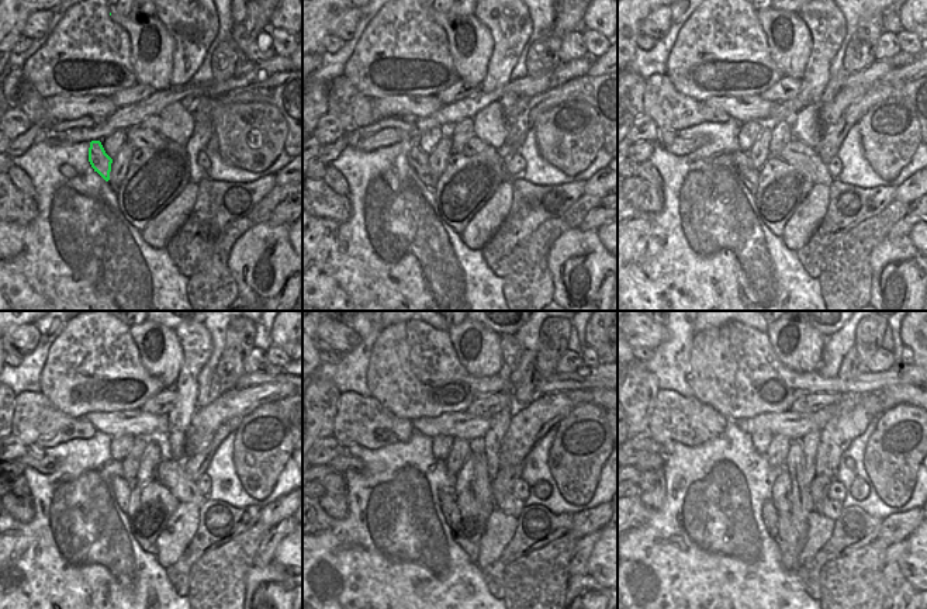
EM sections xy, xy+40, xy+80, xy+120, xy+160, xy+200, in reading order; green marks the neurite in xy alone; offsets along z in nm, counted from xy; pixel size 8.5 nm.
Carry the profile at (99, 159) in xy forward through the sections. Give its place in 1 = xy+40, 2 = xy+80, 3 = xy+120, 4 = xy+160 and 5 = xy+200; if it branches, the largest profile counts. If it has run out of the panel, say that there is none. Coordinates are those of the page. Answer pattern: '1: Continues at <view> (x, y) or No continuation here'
1: Continues at xy+40 (418, 161)
2: Continues at xy+80 (749, 175)
3: Continues at xy+120 (127, 497)
4: Continues at xy+160 (448, 497)
5: Continues at xy+200 (770, 516).

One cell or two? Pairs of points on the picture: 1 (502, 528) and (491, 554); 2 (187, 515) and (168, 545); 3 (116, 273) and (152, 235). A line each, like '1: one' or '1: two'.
1: one
2: one
3: two

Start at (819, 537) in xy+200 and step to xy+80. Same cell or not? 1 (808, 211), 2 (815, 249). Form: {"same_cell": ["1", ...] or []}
{"same_cell": ["1"]}

